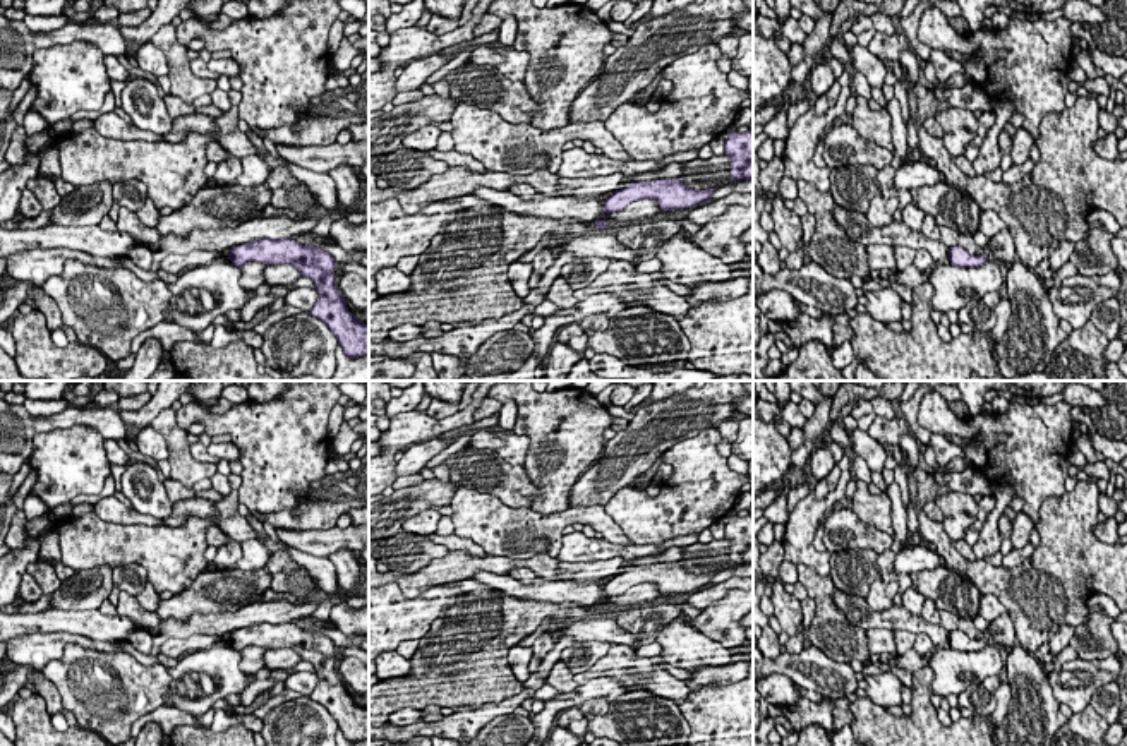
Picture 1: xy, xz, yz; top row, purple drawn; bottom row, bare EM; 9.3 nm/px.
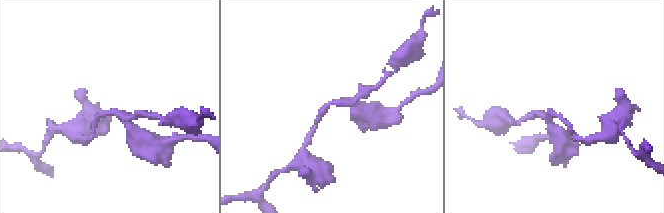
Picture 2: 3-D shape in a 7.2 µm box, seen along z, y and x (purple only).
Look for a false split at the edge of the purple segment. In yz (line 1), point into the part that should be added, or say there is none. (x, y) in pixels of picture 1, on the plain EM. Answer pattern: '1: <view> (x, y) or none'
1: none

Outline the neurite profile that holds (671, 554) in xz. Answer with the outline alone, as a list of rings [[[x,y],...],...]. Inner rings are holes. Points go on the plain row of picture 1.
[[[669,547],[662,550],[660,554],[631,559],[626,564],[628,566],[652,566],[652,564],[660,564],[660,563],[683,561],[684,559],[683,549],[684,547]]]

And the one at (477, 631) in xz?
[[[504,595],[497,600],[467,600],[436,619],[410,659],[407,677],[379,681],[369,689],[369,698],[381,698],[393,710],[424,710],[429,705],[443,708],[477,708],[487,703],[521,696],[523,683],[516,681],[508,664],[508,652],[530,636],[545,617],[559,617],[561,604]]]

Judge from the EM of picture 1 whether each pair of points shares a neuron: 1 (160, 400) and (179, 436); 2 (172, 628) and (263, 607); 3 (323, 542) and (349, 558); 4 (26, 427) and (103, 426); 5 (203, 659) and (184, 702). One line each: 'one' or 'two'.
1: two
2: one
3: two
4: one
5: one

